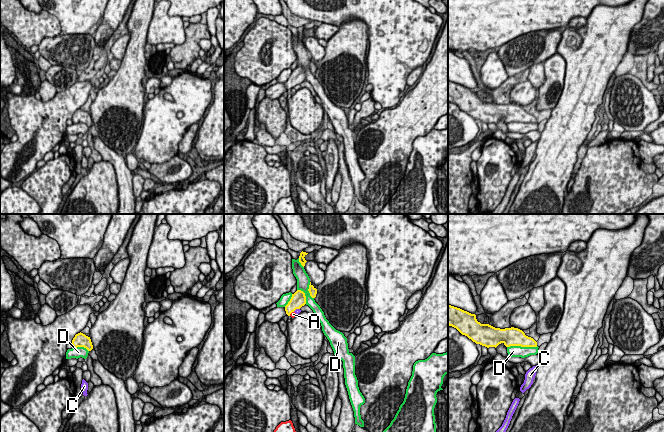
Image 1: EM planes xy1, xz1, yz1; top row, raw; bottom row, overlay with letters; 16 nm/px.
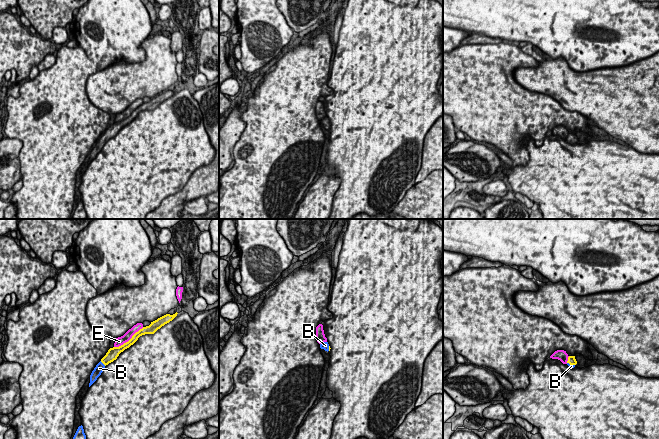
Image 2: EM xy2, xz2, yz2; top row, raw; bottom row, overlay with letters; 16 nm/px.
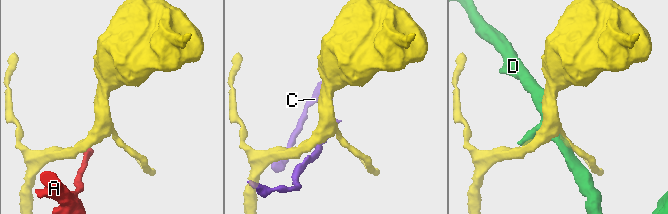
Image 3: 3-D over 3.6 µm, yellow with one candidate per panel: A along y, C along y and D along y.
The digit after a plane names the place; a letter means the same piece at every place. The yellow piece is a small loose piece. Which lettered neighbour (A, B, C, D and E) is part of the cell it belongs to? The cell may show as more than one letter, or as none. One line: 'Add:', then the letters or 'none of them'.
Add: B

